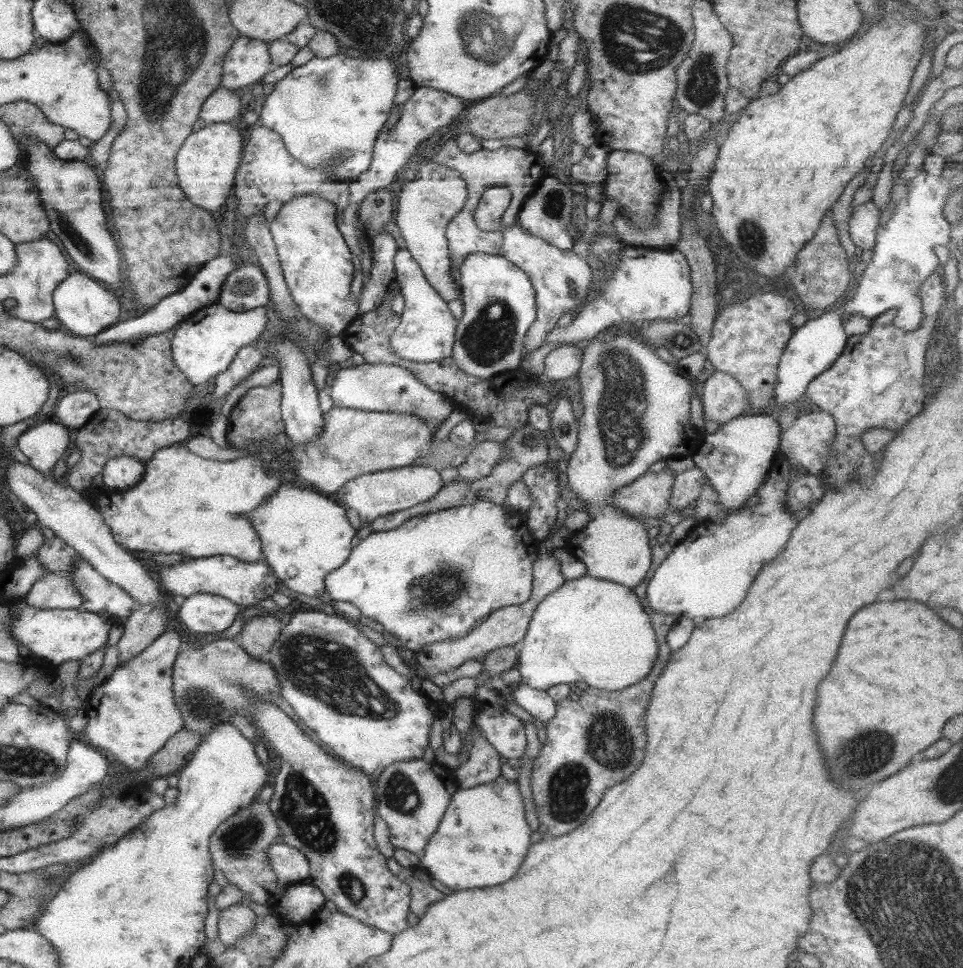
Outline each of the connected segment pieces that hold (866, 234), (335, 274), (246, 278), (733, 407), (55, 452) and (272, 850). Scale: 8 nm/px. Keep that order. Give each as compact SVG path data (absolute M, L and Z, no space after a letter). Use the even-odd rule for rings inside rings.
M872 200L852 207L849 220L850 240L858 250L874 249L876 243L876 228L880 224L881 210Z
M303 194L285 202L269 222L279 264L299 313L325 330L327 336L338 336L357 319L358 300L351 291L354 266L348 244L335 221L336 207L318 195Z
M248 261L234 270L223 283L218 304L232 312L247 312L268 303L269 286L263 271Z
M716 370L707 374L703 382L702 404L704 420L719 424L749 413L749 398L745 388L734 378Z
M55 419L38 422L18 437L18 448L28 457L29 465L38 472L52 472L54 465L68 450L68 429Z
M274 842L267 849L269 864L276 873L281 890L290 885L302 883L309 875L310 862L296 848L286 843Z

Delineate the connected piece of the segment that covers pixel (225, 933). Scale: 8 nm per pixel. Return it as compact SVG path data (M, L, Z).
M231 904L220 911L218 917L219 939L225 948L236 948L237 942L255 928L256 914L247 905Z

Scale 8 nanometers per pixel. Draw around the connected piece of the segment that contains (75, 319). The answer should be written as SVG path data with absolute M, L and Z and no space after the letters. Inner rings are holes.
M68 274L68 278L58 284L58 287L53 292L53 306L54 306L54 319L60 320L70 334L76 334L76 336L85 338L94 338L94 334L106 330L108 327L118 323L120 318L121 304L118 297L118 293L113 292L104 284L88 277L86 274Z

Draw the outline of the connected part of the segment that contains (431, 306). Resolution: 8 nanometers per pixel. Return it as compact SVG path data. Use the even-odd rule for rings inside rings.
M398 248L394 255L395 282L403 294L405 306L401 321L390 337L391 349L403 359L414 362L436 362L453 353L455 332L459 321L449 310L447 303L426 281L420 266L406 249Z

